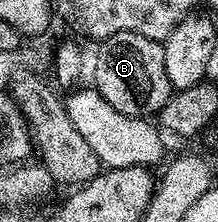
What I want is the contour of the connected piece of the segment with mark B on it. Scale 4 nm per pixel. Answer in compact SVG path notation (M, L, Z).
M121 31L98 42L97 49L93 87L103 96L105 103L117 107L121 115L150 118L159 114L173 95L169 77L165 75L162 44L133 31Z

